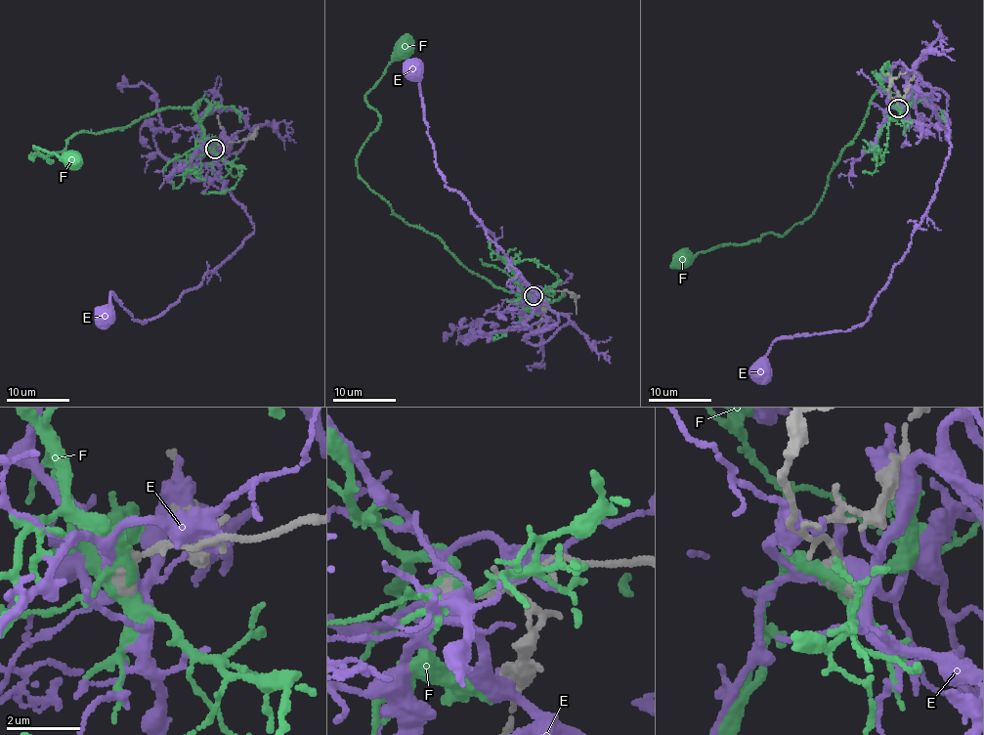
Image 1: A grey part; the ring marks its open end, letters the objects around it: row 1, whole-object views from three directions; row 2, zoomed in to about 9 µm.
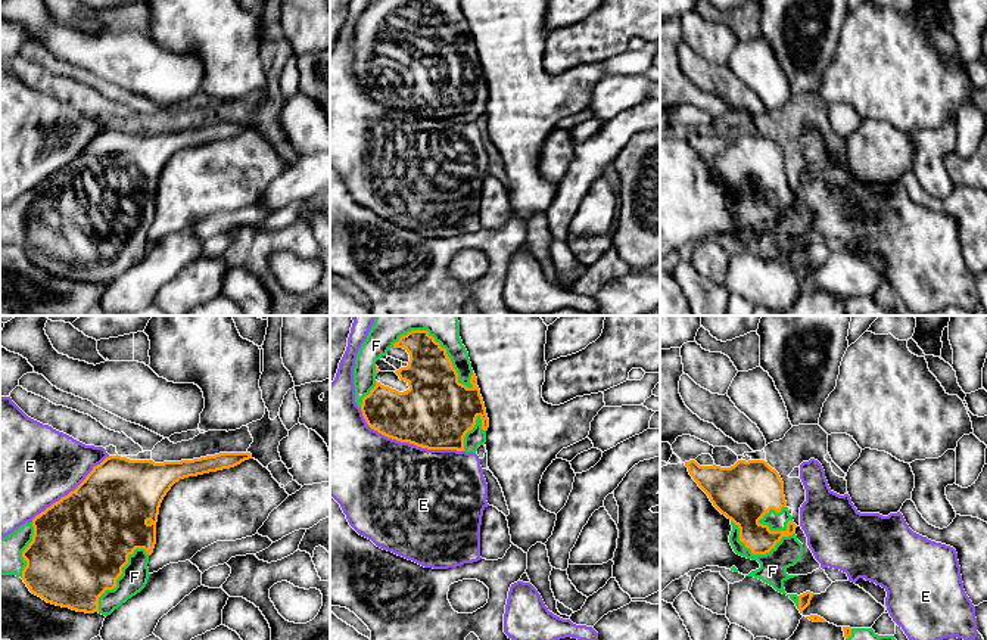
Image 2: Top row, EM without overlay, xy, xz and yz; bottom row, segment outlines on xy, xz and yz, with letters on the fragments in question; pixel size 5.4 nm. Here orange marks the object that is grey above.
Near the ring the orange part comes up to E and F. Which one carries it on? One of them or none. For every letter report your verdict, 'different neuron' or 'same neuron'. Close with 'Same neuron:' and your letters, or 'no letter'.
E: different neuron
F: same neuron
Same neuron: F

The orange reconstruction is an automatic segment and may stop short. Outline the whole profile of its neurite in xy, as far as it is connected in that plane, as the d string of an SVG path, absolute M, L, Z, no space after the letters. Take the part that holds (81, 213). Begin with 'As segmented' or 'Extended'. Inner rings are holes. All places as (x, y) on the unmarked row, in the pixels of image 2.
Extended. M219 122L155 133L109 125L74 161L0 208L0 245L21 246L29 261L47 273L108 286L147 254L159 177L171 156L180 149L230 139L249 128L250 122Z

